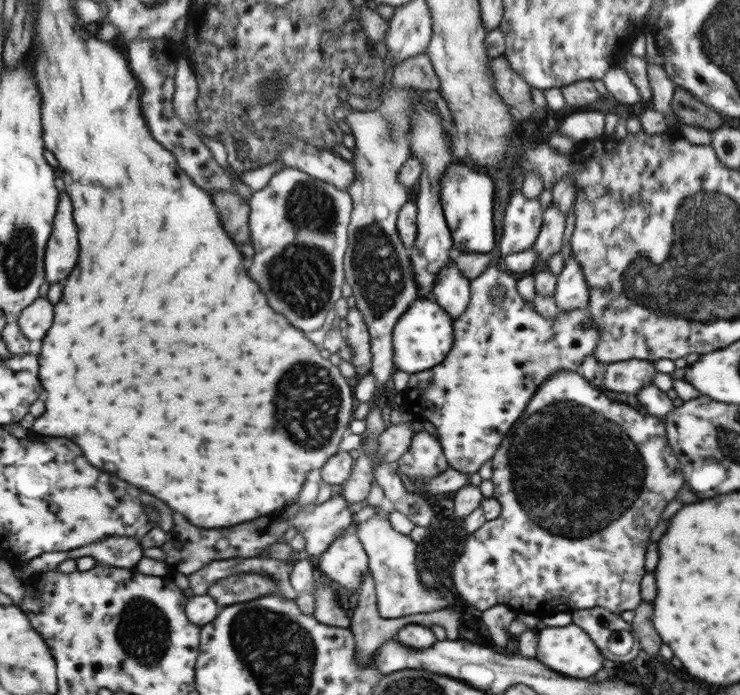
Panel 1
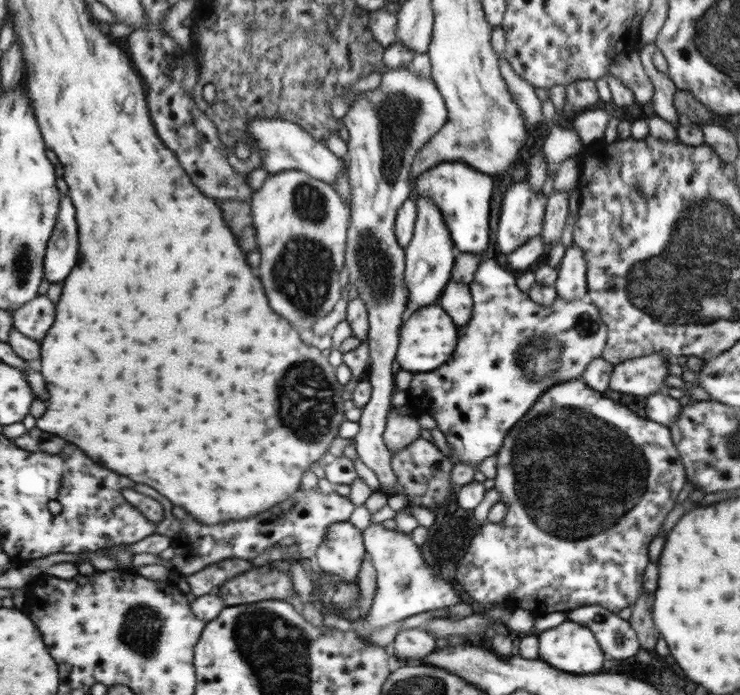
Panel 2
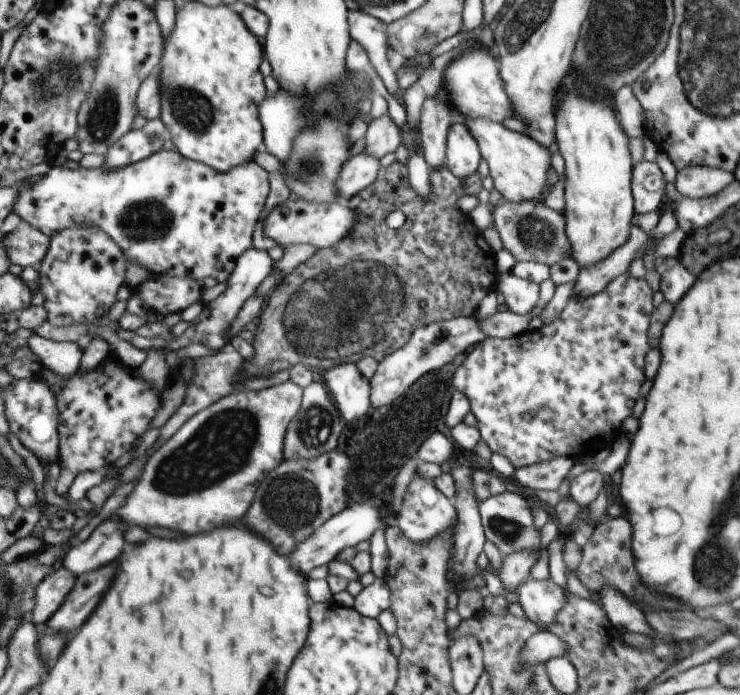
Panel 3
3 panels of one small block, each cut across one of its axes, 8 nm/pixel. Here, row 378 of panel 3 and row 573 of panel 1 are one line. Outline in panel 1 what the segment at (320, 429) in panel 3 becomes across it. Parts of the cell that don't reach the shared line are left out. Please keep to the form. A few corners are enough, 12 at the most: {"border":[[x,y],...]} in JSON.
{"border":[[318,572],[313,614],[328,626],[351,628],[336,592]]}

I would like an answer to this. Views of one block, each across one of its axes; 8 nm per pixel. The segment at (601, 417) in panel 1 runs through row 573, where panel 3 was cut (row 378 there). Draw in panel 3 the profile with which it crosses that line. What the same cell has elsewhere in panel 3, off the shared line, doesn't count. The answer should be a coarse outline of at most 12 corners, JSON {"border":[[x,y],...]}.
{"border":[[646,278],[456,368],[514,469],[610,448],[644,384]]}

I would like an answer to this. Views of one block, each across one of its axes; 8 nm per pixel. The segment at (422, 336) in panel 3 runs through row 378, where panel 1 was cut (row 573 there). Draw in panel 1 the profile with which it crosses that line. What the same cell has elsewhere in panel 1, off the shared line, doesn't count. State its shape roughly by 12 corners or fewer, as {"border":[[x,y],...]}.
{"border":[[376,513],[356,526],[382,618],[456,602],[422,585],[417,544]]}

